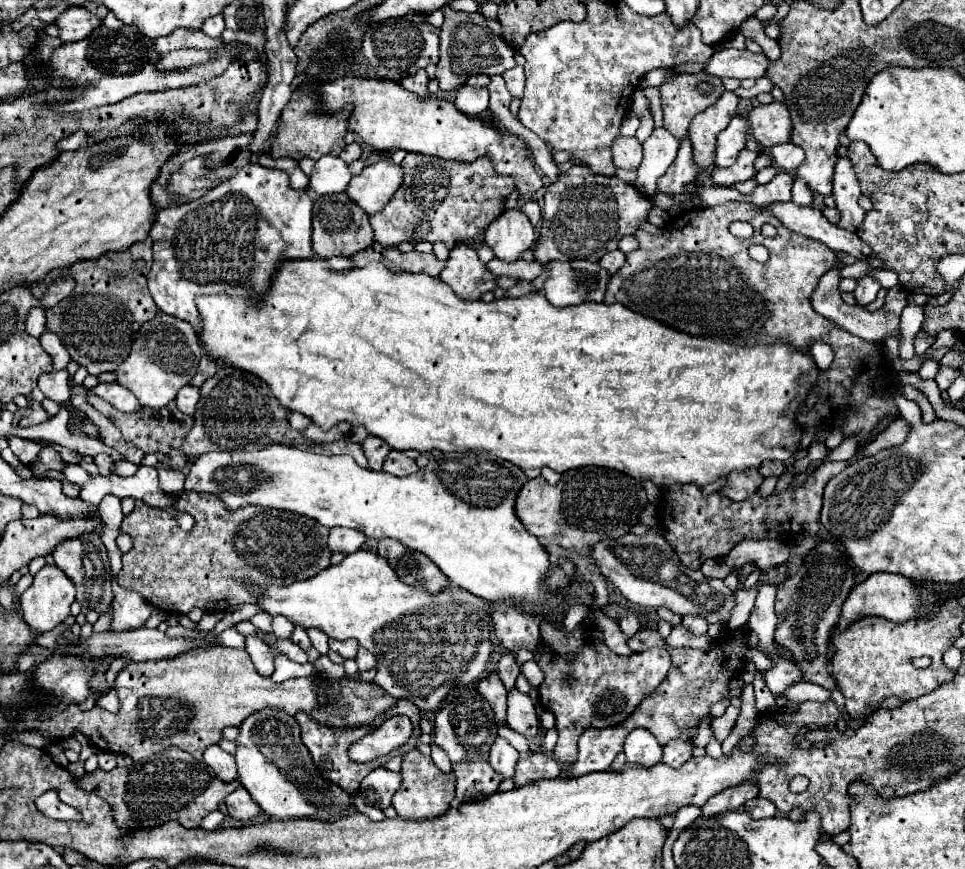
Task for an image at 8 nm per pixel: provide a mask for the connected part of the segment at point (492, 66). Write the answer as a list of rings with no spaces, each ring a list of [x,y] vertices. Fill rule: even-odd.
[[[445,6],[445,24],[441,28],[441,58],[437,62],[437,82],[441,90],[461,88],[473,74],[503,74],[515,68],[513,48],[487,28],[487,20],[481,12],[453,12]]]

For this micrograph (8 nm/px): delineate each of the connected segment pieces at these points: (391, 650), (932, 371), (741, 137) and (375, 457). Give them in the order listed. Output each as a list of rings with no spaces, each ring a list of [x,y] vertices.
[[[367,548],[345,556],[341,564],[329,566],[325,568],[325,572],[319,572],[305,582],[297,582],[285,588],[269,588],[263,594],[259,606],[273,616],[287,616],[293,624],[301,628],[319,628],[327,636],[337,640],[355,638],[363,648],[373,652],[373,656],[377,658],[377,676],[373,682],[395,698],[411,700],[423,712],[423,734],[433,732],[429,724],[429,714],[439,710],[439,704],[455,686],[473,684],[483,676],[495,646],[491,642],[493,620],[489,604],[485,600],[461,588],[445,588],[439,594],[429,594],[425,588],[409,586],[393,572],[385,558]]]
[[[927,356],[927,358],[925,358],[925,362],[921,364],[921,368],[919,368],[919,372],[917,372],[917,374],[919,374],[921,378],[933,380],[933,378],[937,376],[937,372],[939,372],[939,366],[941,366],[941,364],[939,364],[937,360],[933,360],[933,356]]]
[[[735,116],[729,122],[729,126],[717,136],[715,166],[731,166],[739,150],[745,148],[745,140],[747,140],[747,120],[741,116]]]
[[[367,436],[361,446],[363,446],[363,450],[365,450],[365,458],[367,458],[367,462],[369,462],[369,470],[379,472],[381,466],[383,466],[383,460],[387,458],[387,454],[389,454],[389,450],[391,450],[391,446],[385,444],[385,442],[383,442],[381,438],[377,438],[377,436]]]

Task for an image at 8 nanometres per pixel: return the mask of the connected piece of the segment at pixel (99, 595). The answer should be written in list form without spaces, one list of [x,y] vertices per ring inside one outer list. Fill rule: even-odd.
[[[85,532],[77,538],[69,538],[57,544],[57,548],[53,550],[53,558],[55,564],[73,580],[73,584],[77,586],[77,600],[91,610],[97,610],[99,614],[107,612],[109,602],[113,600],[113,592],[111,592],[111,570],[109,570],[109,556],[107,556],[107,548],[103,546],[99,534],[93,532]]]

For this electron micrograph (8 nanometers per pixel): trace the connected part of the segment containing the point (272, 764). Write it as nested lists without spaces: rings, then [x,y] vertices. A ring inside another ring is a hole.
[[[265,708],[263,712],[255,712],[255,716],[243,720],[239,730],[241,730],[237,738],[239,748],[235,752],[239,780],[267,816],[275,820],[313,818],[333,822],[341,818],[345,810],[351,808],[349,800],[351,794],[333,782],[327,782],[325,786],[297,782],[295,774],[321,774],[321,772],[313,764],[307,746],[301,742],[299,724],[293,716],[281,710]]]

